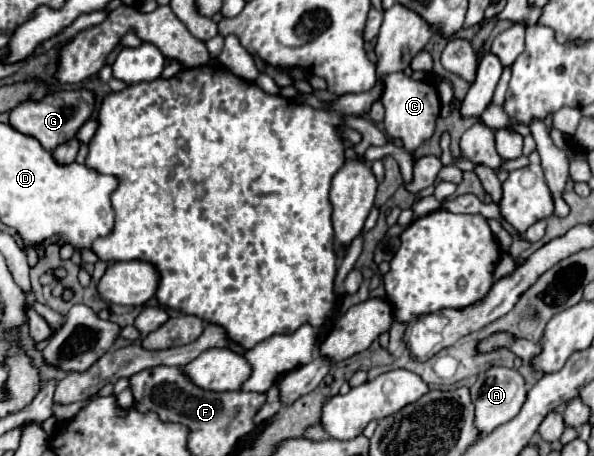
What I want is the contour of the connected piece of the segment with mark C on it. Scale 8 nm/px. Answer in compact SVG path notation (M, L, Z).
M404 72L384 76L384 84L386 84L386 90L382 96L382 104L386 108L386 118L384 118L386 134L390 138L402 140L404 148L412 154L424 140L428 140L434 134L436 120L440 114L438 90L434 84L422 82L422 80L412 80Z

